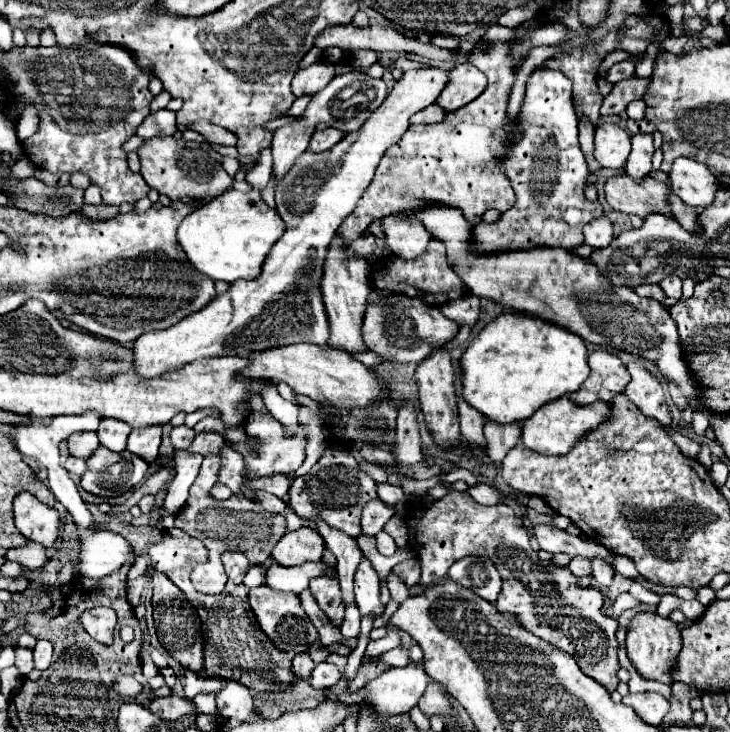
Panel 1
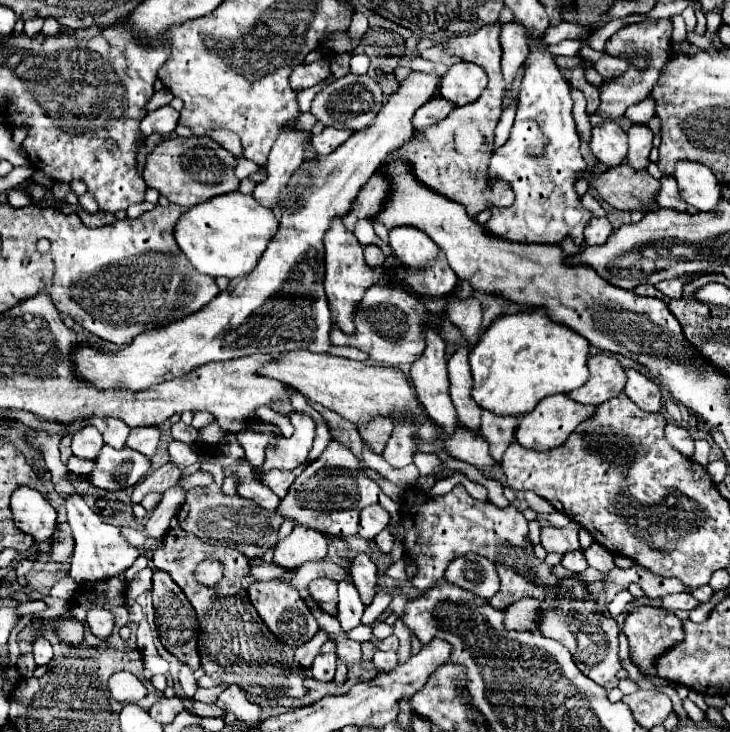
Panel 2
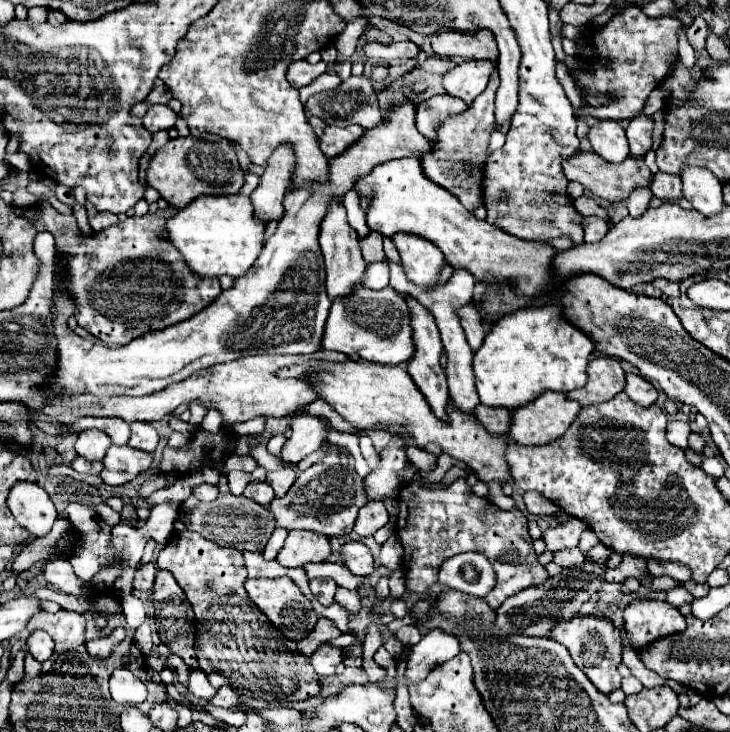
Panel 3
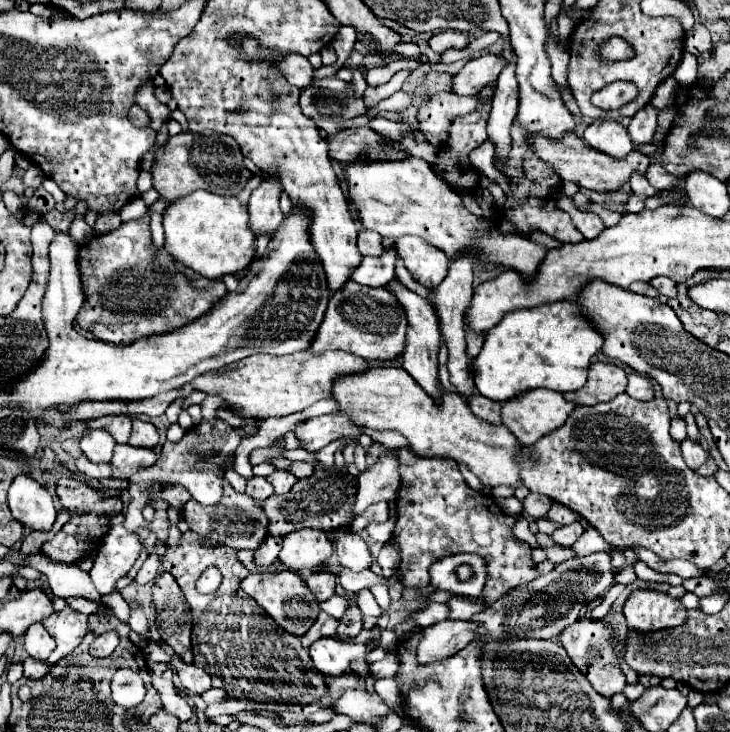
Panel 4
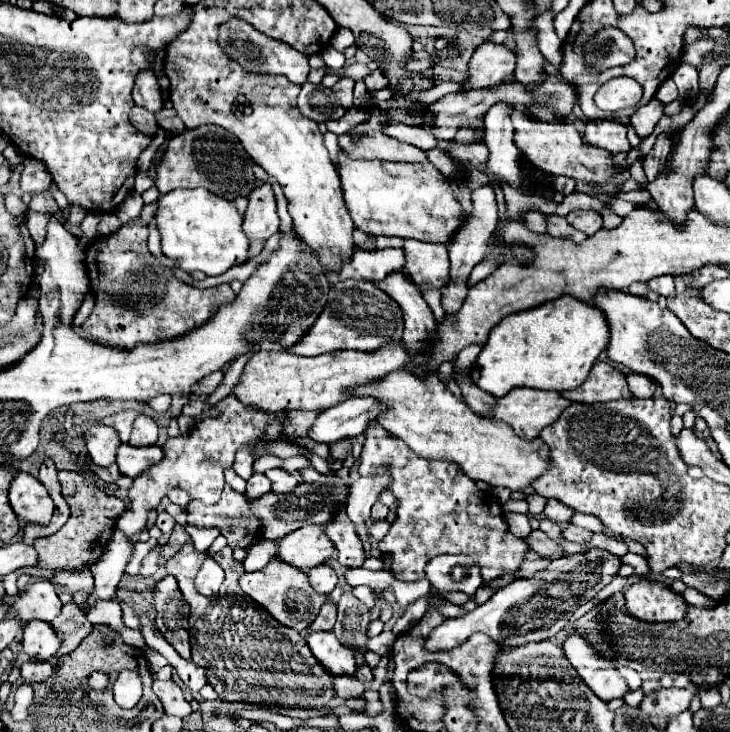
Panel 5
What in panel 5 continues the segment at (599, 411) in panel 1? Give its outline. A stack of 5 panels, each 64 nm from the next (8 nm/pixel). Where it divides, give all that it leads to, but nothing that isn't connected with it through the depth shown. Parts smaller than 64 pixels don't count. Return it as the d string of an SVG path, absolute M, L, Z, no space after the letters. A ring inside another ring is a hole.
M516 388L512 394L496 400L494 418L510 424L520 438L534 440L546 426L556 422L570 404L572 402L558 392Z

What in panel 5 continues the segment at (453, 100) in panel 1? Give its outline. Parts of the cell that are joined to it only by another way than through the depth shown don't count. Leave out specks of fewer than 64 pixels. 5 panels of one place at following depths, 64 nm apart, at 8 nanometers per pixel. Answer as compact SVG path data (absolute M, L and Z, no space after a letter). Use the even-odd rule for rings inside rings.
M484 42L472 54L472 60L468 64L468 76L464 78L462 88L476 90L498 86L502 76L512 74L514 68L516 68L516 56L512 50L500 44Z

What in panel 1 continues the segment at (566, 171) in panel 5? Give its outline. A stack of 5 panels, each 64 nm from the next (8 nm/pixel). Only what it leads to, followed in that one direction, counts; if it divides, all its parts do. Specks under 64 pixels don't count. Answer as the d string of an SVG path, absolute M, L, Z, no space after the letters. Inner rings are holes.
M624 174L618 178L608 178L604 190L608 204L618 212L642 218L646 218L648 214L672 216L668 204L668 186L656 182L654 178L634 182L628 174Z

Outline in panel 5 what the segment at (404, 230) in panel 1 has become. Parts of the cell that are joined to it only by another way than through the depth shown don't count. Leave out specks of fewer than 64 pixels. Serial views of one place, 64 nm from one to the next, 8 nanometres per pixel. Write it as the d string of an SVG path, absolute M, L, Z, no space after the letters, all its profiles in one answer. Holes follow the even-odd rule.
M404 240L402 244L406 264L404 270L410 274L420 288L444 288L448 282L450 260L444 244L430 244L420 240Z

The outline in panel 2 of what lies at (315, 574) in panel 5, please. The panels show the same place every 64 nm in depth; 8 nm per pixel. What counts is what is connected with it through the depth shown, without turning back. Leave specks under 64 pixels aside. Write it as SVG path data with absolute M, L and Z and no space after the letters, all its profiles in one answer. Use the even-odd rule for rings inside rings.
M316 578L308 584L310 596L314 598L314 602L328 614L336 616L336 592L338 592L338 584L330 578Z

